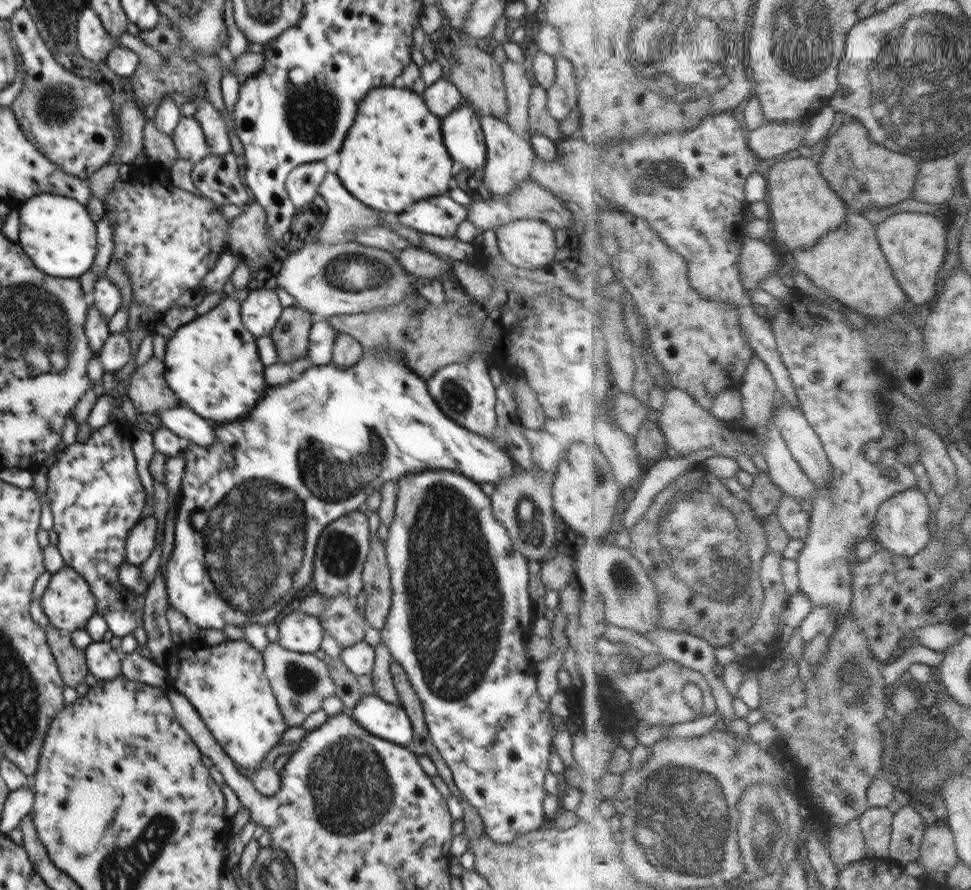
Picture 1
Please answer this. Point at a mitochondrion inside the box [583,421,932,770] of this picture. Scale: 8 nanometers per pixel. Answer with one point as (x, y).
(854, 679)

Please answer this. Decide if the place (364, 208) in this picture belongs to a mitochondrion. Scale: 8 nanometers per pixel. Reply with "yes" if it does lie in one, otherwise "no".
no

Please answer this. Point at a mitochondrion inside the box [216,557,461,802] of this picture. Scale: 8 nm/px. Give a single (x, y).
(301, 680)

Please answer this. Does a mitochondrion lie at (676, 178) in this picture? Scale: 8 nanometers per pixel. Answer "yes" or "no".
yes

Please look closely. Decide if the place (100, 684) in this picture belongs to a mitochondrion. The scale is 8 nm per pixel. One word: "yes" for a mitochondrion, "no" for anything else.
no

